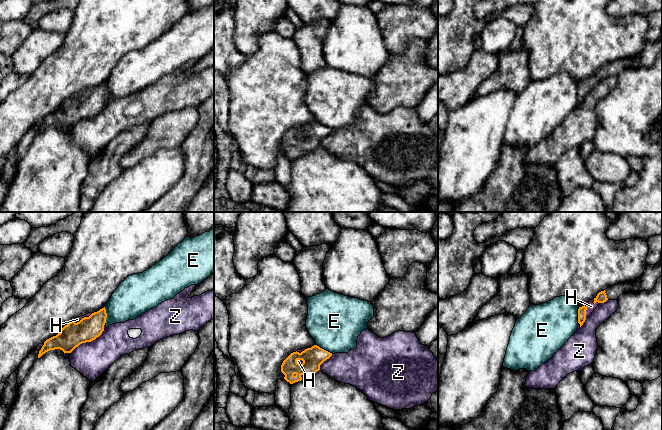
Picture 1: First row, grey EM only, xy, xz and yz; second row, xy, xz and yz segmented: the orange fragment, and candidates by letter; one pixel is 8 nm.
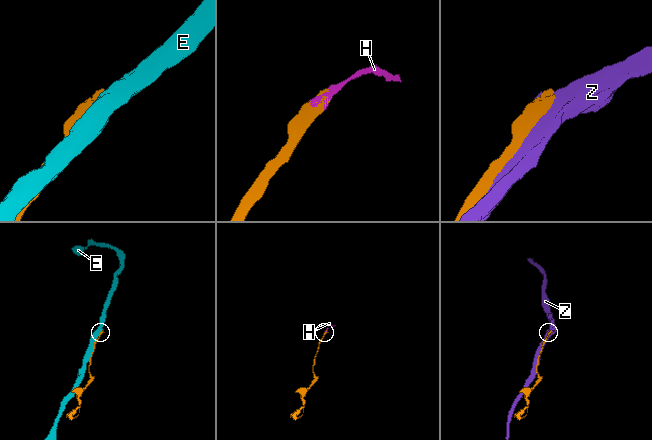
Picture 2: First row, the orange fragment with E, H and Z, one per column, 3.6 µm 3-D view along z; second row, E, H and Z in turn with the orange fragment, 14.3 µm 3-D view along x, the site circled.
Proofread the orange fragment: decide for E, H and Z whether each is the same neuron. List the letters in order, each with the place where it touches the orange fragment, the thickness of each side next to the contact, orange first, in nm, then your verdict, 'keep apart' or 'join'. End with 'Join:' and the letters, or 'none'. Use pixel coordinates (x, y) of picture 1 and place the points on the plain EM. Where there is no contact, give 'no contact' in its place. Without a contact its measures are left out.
E: contact xy (106, 91); calibres 190 and 300 nm; keep apart
H: contact yz (585, 87); calibres 60 and 70 nm; join
Z: contact xy (86, 117); calibres 190 and 280 nm; keep apart
Join: H

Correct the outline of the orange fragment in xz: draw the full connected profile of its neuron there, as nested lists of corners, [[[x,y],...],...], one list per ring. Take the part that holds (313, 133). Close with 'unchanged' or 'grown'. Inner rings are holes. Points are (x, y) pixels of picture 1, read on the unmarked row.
[[[314,121],[309,124],[302,124],[296,128],[291,129],[282,139],[281,148],[285,151],[284,155],[293,160],[295,158],[301,157],[305,152],[314,151],[320,146],[320,141],[329,135],[332,129]]]; grown

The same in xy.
[[[105,83],[97,88],[75,94],[65,101],[56,112],[44,118],[38,134],[55,125],[60,125],[64,129],[71,129],[80,120],[95,116],[106,105],[106,94]]]; grown

